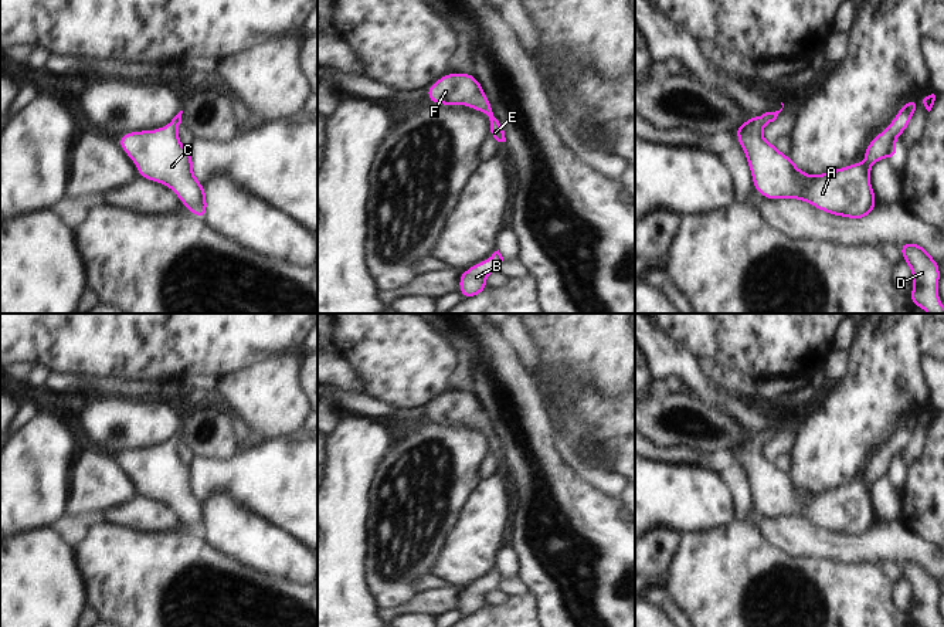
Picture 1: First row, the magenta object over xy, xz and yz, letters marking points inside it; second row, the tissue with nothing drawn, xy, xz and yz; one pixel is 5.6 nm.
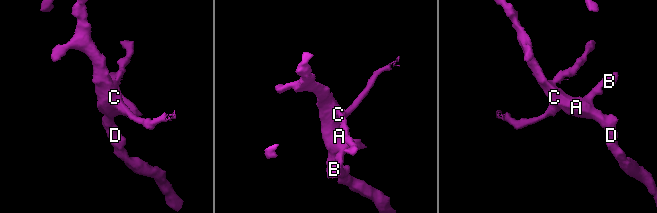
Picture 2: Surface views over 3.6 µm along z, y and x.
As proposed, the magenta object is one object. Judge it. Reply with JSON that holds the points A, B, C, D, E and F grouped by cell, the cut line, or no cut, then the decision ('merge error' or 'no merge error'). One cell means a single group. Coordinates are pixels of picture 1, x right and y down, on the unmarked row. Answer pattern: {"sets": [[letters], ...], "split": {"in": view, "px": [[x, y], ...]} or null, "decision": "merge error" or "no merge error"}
{"sets": [["A", "B", "C", "D", "E", "F"]], "split": null, "decision": "no merge error"}

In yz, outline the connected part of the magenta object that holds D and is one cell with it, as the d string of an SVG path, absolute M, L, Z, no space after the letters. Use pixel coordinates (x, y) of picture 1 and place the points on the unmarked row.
M911 559L899 563L904 580L913 590L913 609L910 618L913 624L923 627L944 627L938 614L938 599L941 589L938 580L930 570Z

